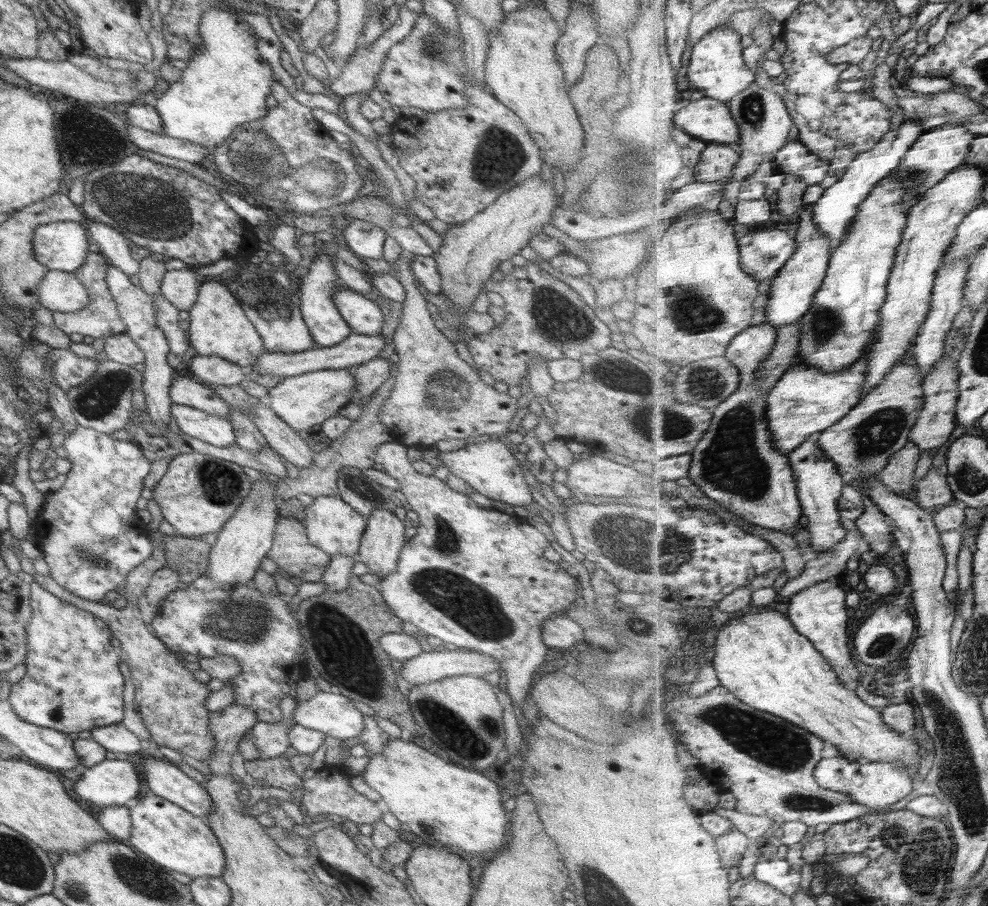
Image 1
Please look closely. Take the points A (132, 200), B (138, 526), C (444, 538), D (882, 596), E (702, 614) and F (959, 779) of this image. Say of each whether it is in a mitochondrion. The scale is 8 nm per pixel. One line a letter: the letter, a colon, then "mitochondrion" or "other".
A: mitochondrion
B: other
C: mitochondrion
D: other
E: other
F: mitochondrion

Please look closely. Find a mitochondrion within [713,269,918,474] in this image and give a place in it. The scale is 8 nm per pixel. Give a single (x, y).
(876, 435)

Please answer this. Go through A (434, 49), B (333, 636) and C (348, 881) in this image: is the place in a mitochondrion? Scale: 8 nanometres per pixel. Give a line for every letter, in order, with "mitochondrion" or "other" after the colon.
A: mitochondrion
B: mitochondrion
C: other

